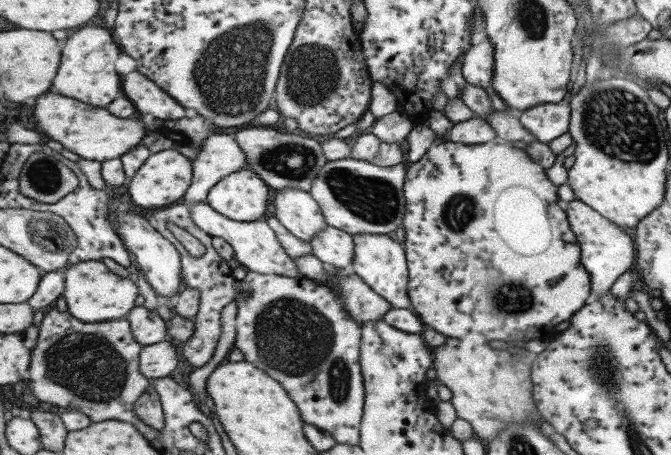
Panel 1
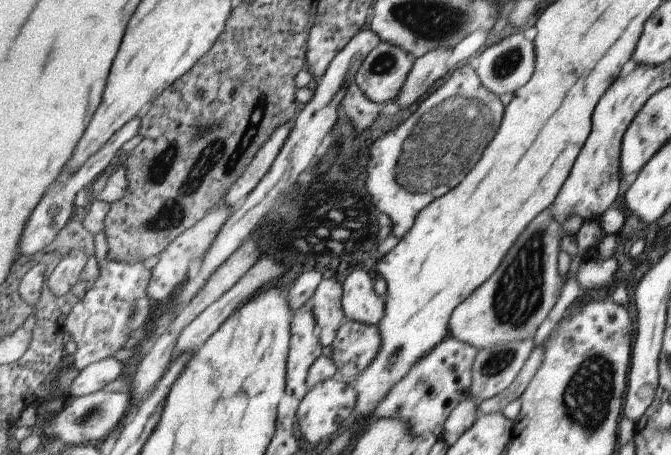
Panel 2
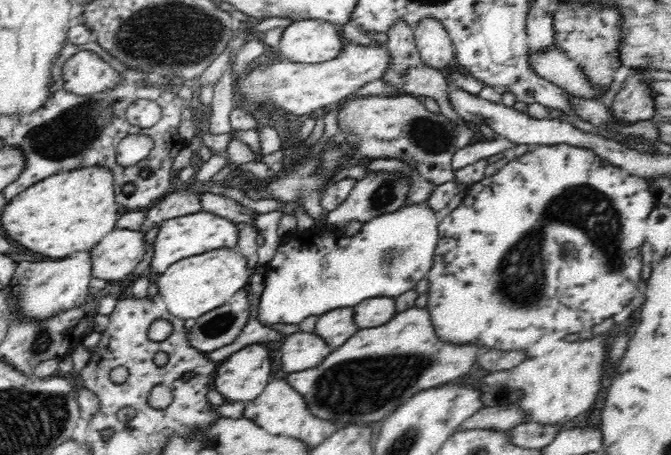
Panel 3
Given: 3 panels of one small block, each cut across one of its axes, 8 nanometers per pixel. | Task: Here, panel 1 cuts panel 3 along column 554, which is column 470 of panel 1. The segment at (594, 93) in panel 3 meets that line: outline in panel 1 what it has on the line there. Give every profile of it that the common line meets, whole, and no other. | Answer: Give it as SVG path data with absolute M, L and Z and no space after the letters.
M490 38L472 46L464 54L462 71L468 84L483 89L492 87L495 66L494 54L495 47Z

